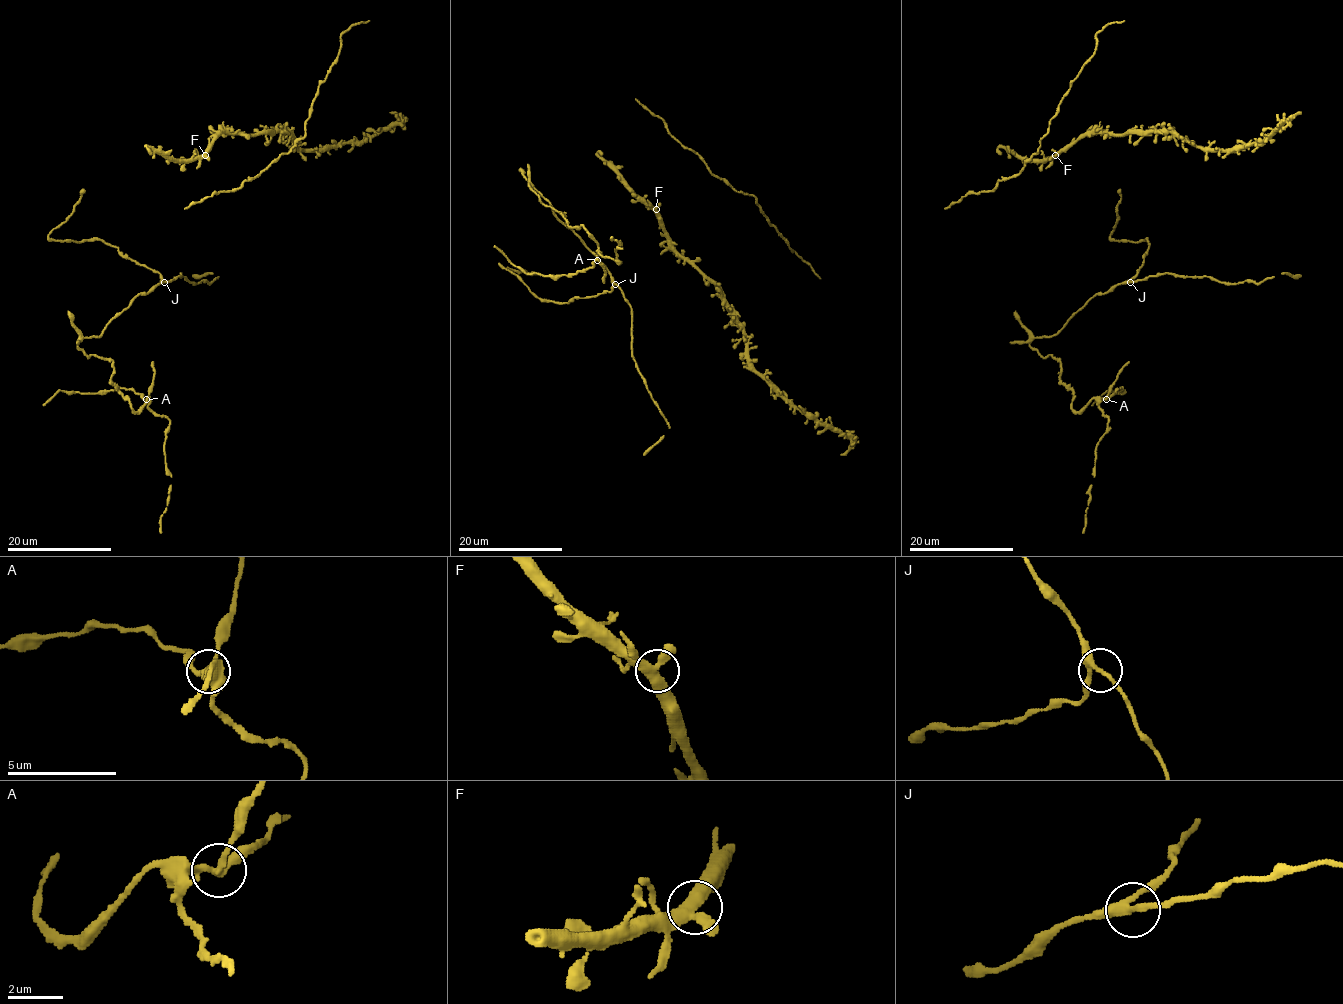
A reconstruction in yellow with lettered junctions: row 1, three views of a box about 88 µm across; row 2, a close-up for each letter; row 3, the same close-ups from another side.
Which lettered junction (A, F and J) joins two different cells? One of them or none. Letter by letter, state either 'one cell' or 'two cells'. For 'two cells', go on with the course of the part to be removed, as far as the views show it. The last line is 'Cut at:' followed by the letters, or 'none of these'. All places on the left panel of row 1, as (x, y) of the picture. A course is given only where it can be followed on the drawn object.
A: two cells; foreign part runs (146, 398), (154, 375), (153, 362)
F: one cell
J: one cell
Cut at: A

